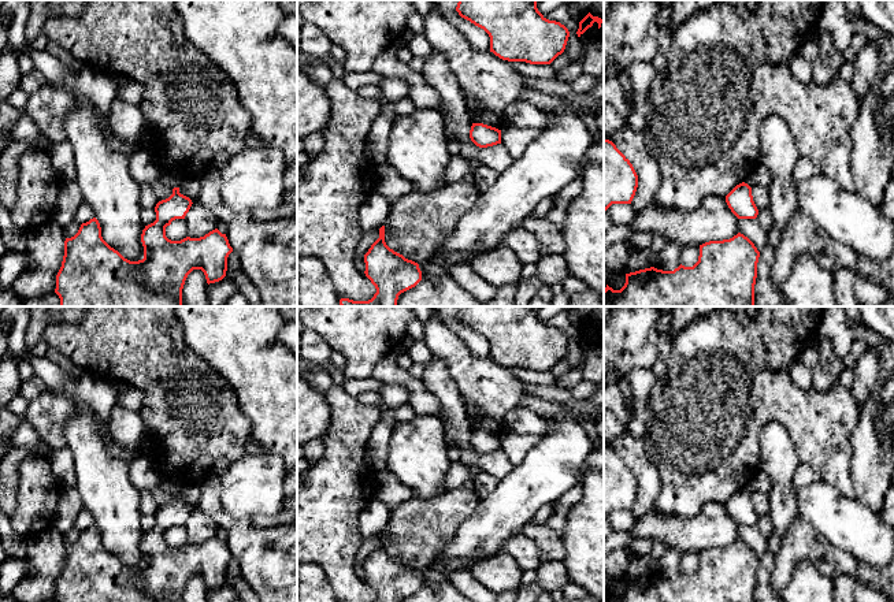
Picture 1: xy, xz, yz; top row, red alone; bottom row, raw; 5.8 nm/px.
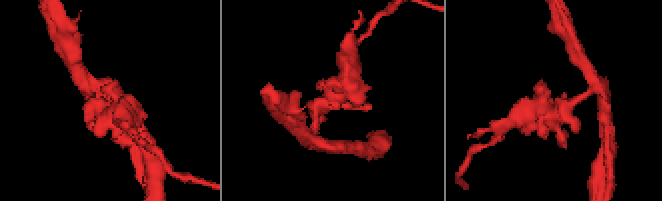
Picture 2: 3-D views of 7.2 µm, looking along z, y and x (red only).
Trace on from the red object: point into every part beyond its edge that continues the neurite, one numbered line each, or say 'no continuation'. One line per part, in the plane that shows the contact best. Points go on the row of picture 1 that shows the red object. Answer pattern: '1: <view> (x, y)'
no continuation

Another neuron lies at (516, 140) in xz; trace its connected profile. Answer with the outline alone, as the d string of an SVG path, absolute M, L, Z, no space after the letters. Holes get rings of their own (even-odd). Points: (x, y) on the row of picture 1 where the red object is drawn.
M507 126L501 130L501 142L513 159L519 159L527 146L539 135L541 130Z

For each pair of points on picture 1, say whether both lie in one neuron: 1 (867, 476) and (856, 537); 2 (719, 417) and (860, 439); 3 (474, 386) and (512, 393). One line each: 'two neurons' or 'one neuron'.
1: two neurons
2: two neurons
3: one neuron

